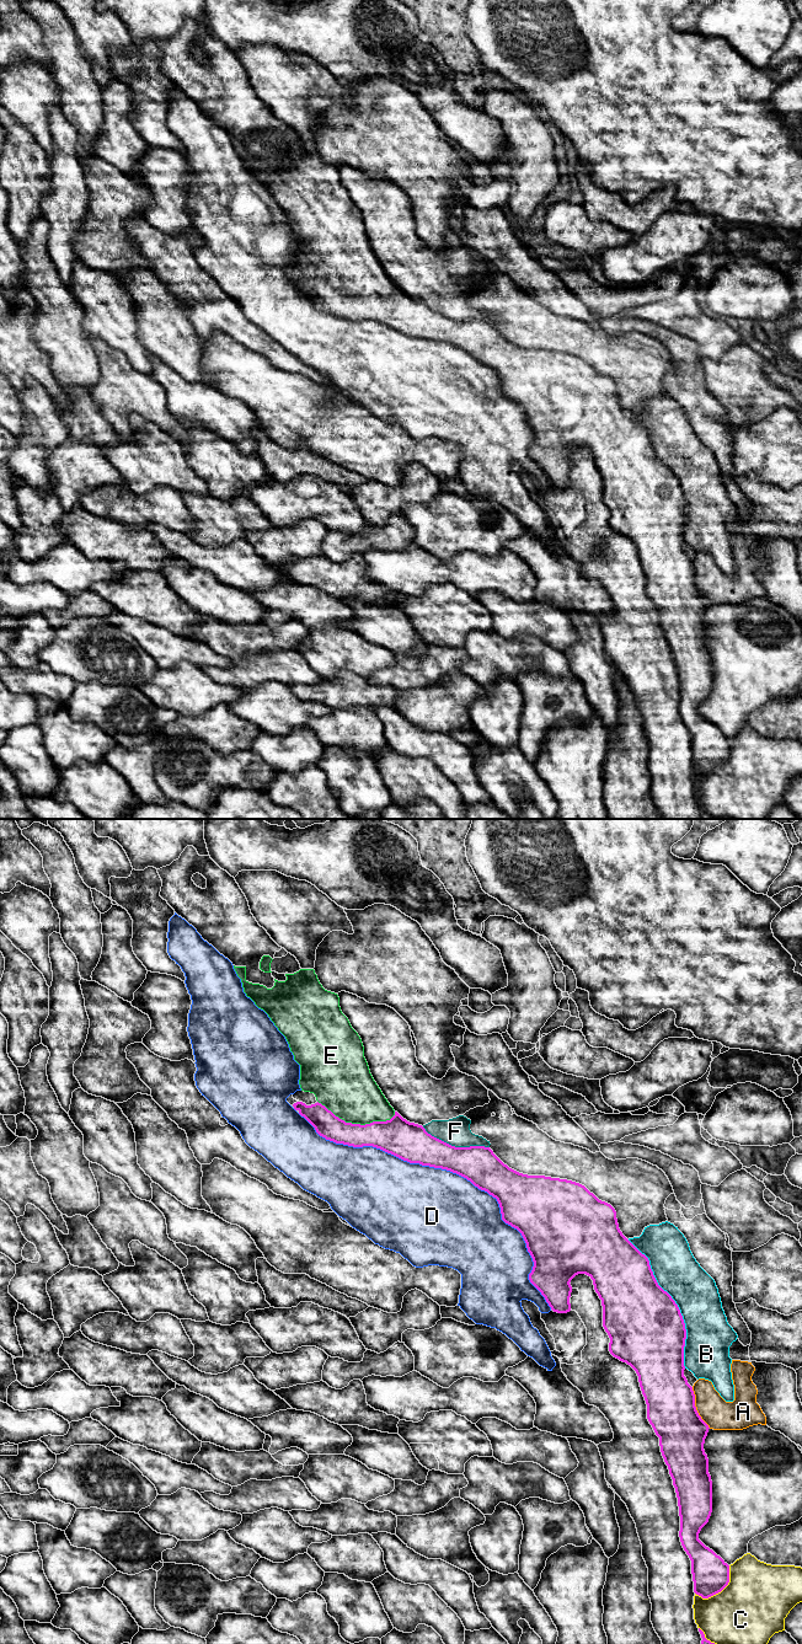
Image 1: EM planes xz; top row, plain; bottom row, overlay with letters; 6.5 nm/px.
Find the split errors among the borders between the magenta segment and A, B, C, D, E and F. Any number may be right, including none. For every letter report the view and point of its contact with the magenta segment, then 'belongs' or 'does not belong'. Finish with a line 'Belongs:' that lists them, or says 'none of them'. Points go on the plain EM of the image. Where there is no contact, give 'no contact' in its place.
A: meets magenta in xz at (695, 582); does not belong
B: meets magenta in xz at (675, 477); does not belong
C: meets magenta in xz at (720, 765); does not belong
D: meets magenta in xz at (453, 346); does not belong
E: meets magenta in xz at (357, 298); belongs
F: meets magenta in xz at (454, 320); does not belong
Belongs: E

